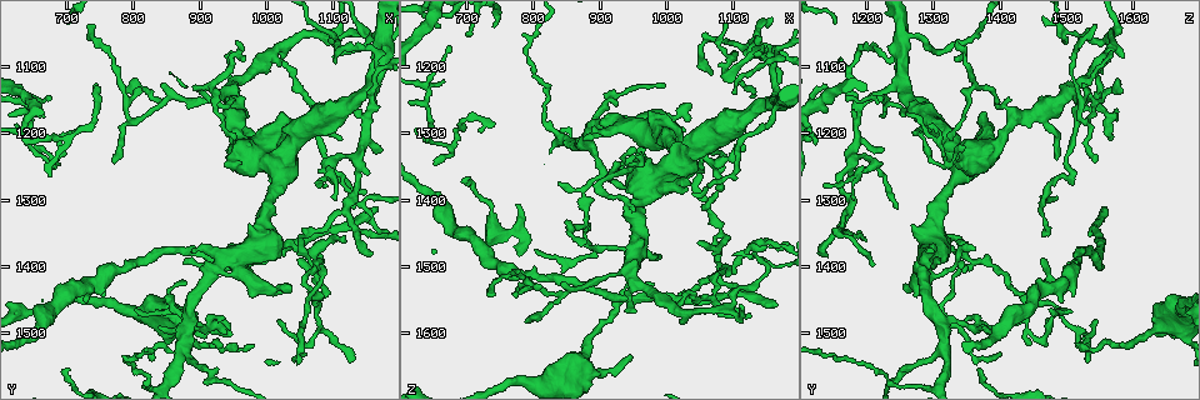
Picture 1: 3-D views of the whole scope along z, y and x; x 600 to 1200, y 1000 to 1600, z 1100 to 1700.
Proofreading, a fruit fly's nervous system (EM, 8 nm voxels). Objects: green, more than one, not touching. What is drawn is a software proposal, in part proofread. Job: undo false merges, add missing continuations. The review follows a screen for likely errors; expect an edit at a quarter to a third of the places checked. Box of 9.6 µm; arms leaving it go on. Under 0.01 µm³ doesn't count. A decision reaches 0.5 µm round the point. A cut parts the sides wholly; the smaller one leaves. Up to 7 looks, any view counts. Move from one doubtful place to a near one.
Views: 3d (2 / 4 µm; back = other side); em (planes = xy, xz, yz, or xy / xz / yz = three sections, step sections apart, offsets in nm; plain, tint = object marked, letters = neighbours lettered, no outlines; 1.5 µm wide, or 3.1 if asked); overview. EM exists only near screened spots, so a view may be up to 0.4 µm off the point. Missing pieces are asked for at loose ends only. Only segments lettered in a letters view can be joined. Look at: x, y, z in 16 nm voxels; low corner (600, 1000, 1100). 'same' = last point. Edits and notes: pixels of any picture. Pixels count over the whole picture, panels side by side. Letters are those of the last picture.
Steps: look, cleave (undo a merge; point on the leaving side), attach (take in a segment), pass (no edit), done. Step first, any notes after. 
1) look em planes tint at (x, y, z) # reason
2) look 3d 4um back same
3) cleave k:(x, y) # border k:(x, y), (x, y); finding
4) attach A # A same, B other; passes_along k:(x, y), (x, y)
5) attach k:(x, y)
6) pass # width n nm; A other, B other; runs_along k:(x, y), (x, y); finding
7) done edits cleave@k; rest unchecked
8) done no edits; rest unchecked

look 3d 4um at (950, 1500, 1635) # branch stops here

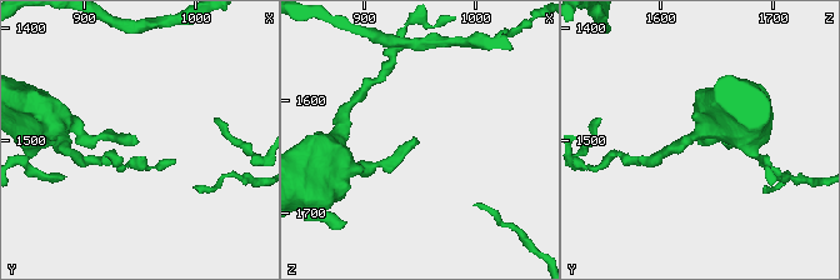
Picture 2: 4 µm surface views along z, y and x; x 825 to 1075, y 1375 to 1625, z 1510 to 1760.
look em xy step 8 letters at (948, 1498, 1632) # now the EM

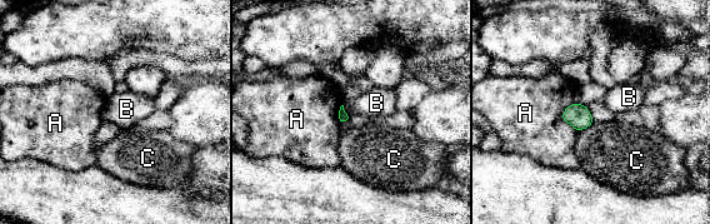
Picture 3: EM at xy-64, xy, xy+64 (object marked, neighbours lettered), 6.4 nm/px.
pass # A other, B other, C other; border 3:(343, 104), (343, 109), (350, 117); none of them fits

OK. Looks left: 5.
look em planes plain at (875, 1425, 1465) # tapers out

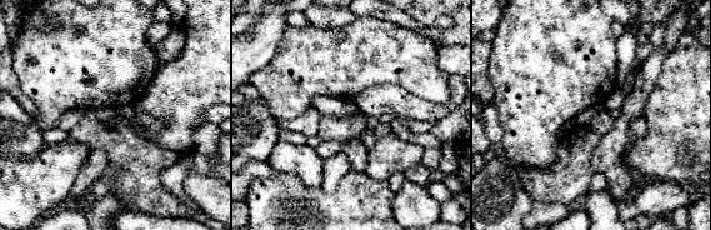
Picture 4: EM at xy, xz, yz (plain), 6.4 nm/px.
look em planes letters same

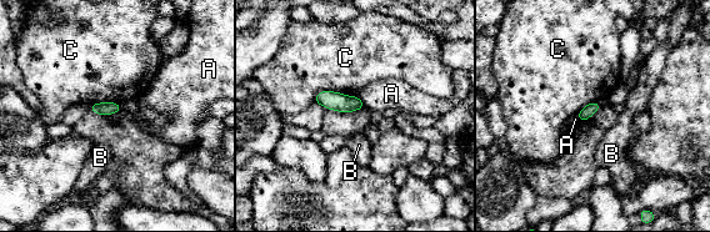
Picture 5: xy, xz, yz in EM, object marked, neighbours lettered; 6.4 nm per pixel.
pass # A other, B other, C other; border 5:(355, 95), (319, 91), (314, 101); no lettered segment goes on from it

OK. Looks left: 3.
look em planes tint at (915, 1405, 1285) # sudden change in width

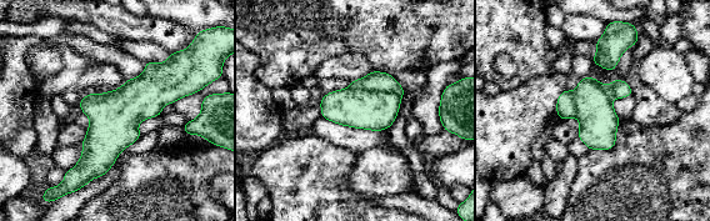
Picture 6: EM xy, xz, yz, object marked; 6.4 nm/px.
look em planes letters same # see the neighbours

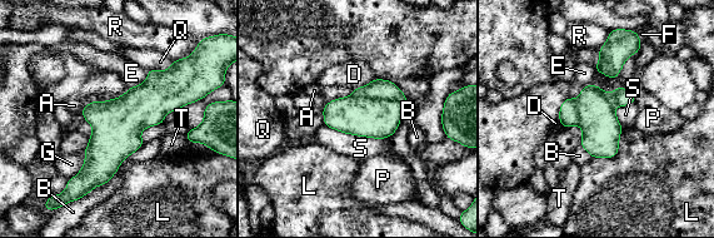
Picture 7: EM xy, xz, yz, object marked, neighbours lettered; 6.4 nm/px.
pass # longest_contact B 550 nm; A other, B other, D other, E other, F other, G other, L other, P other, Q other, R other, S other, T other; border 7:(324, 124), (344, 133), (383, 139); all the same neuron

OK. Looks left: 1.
done no edits; rest unchecked

